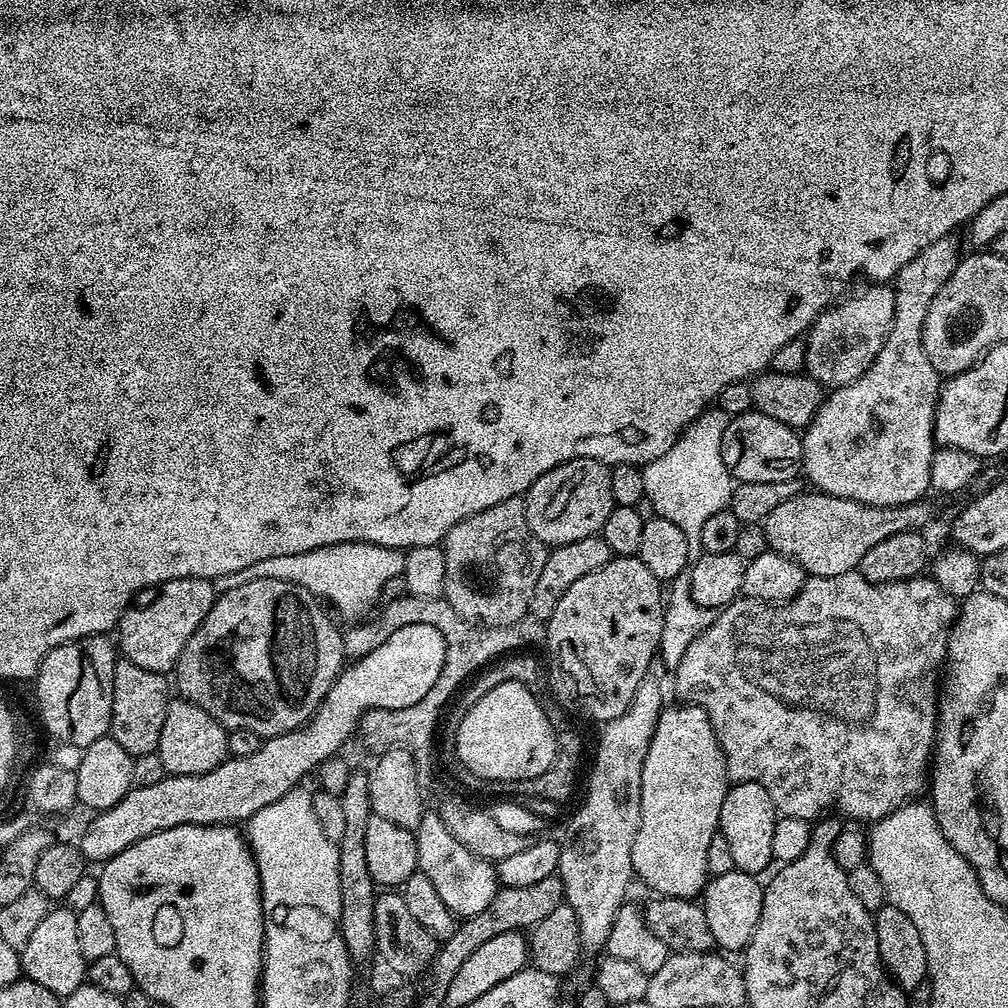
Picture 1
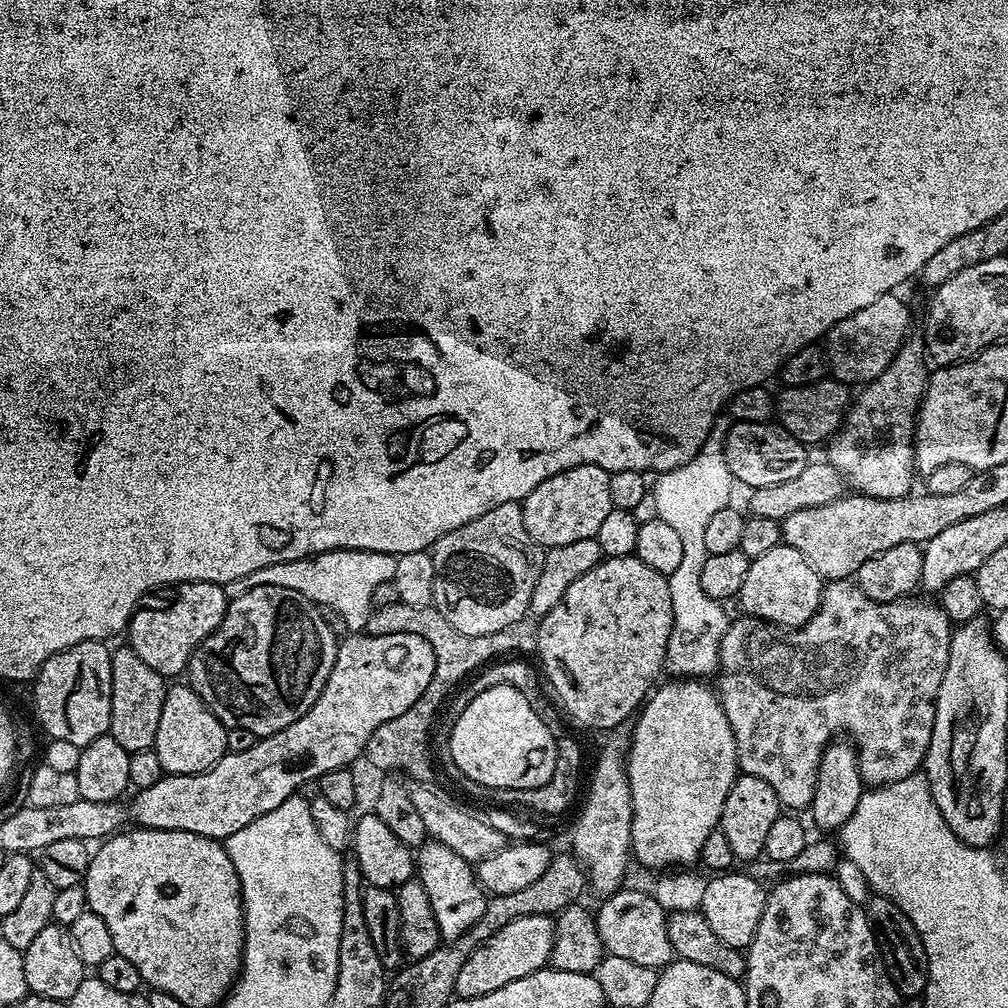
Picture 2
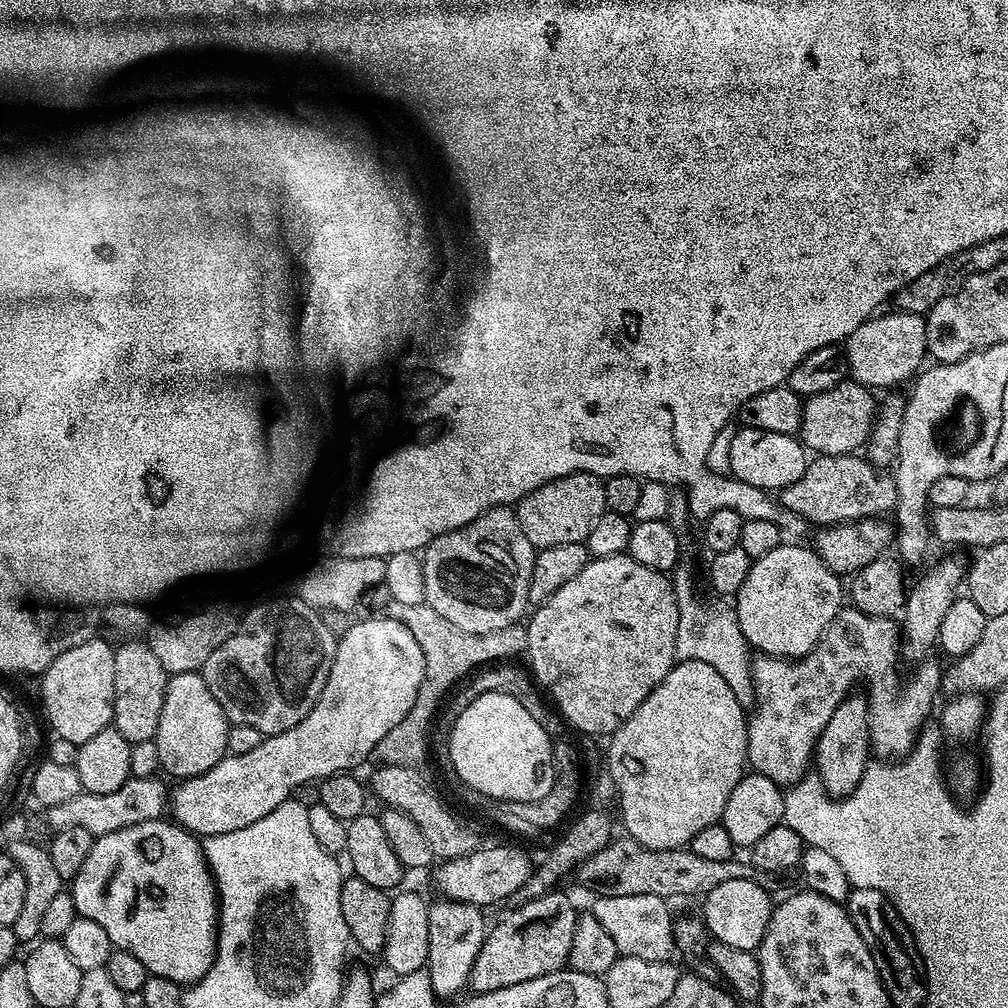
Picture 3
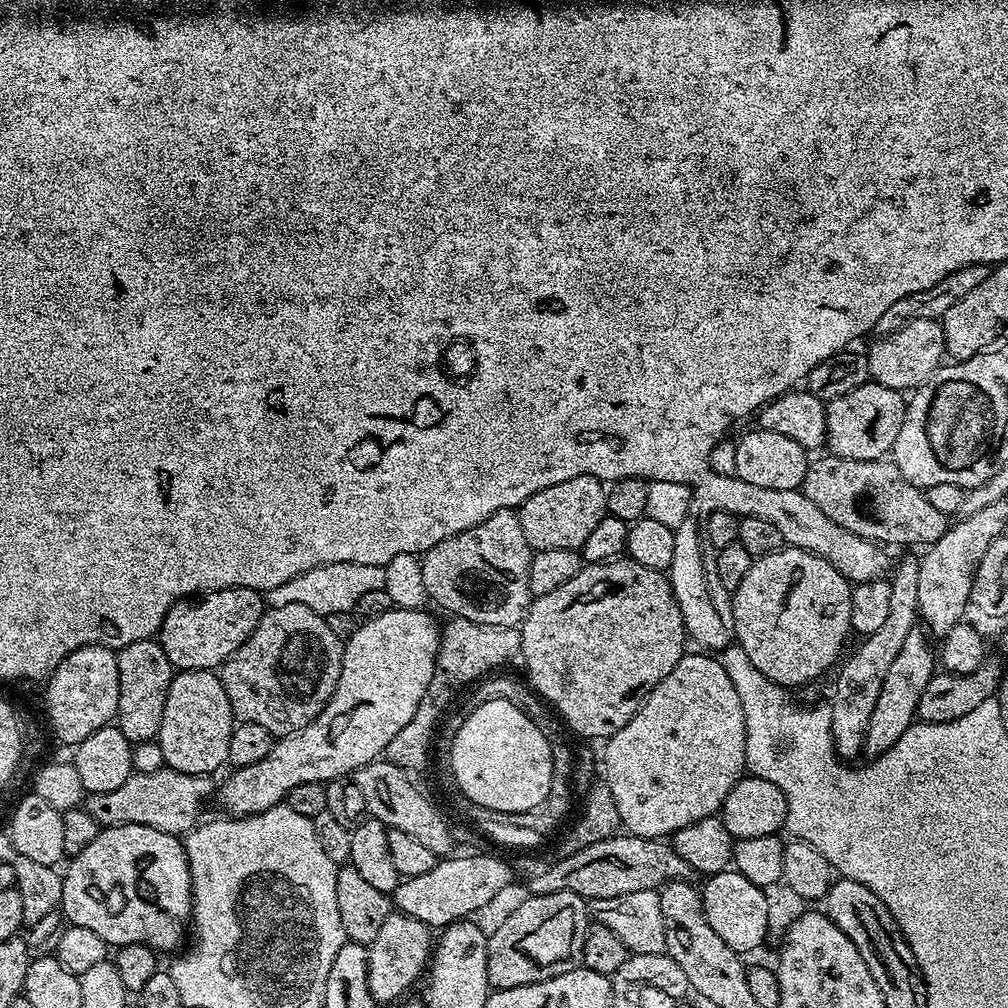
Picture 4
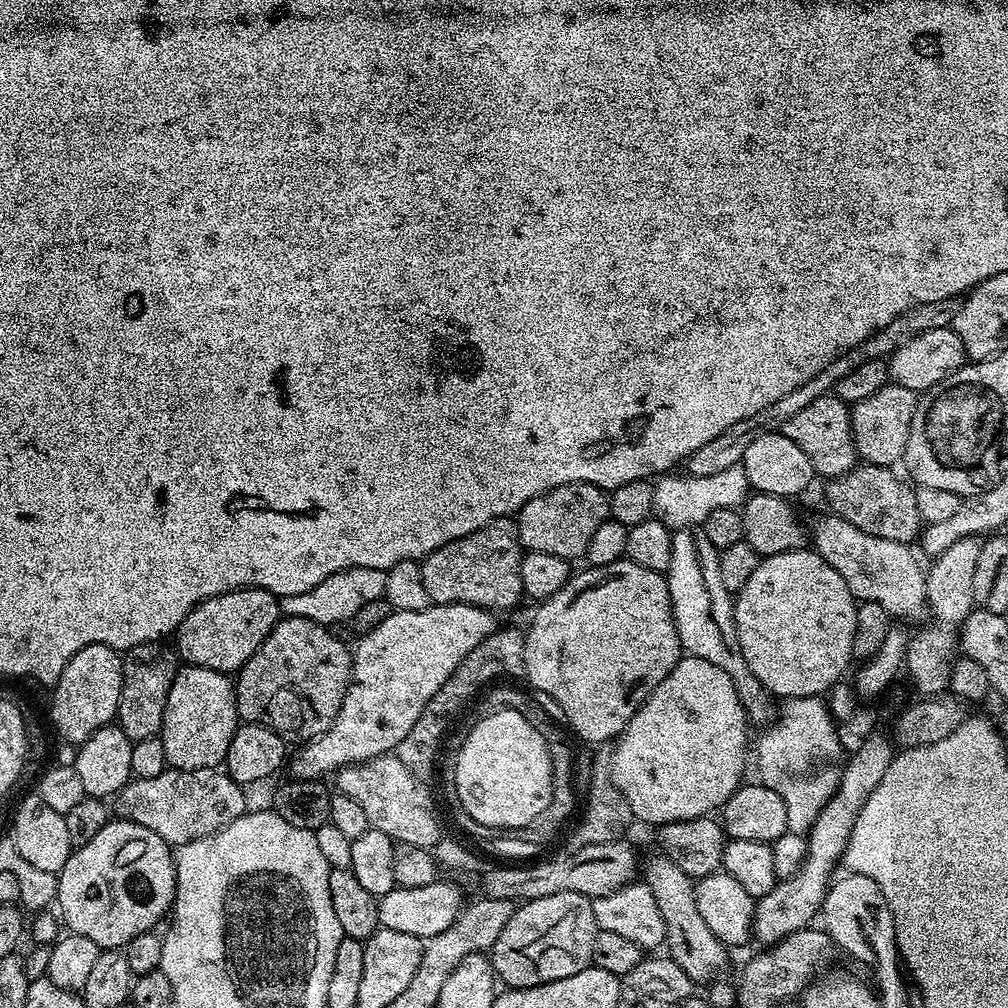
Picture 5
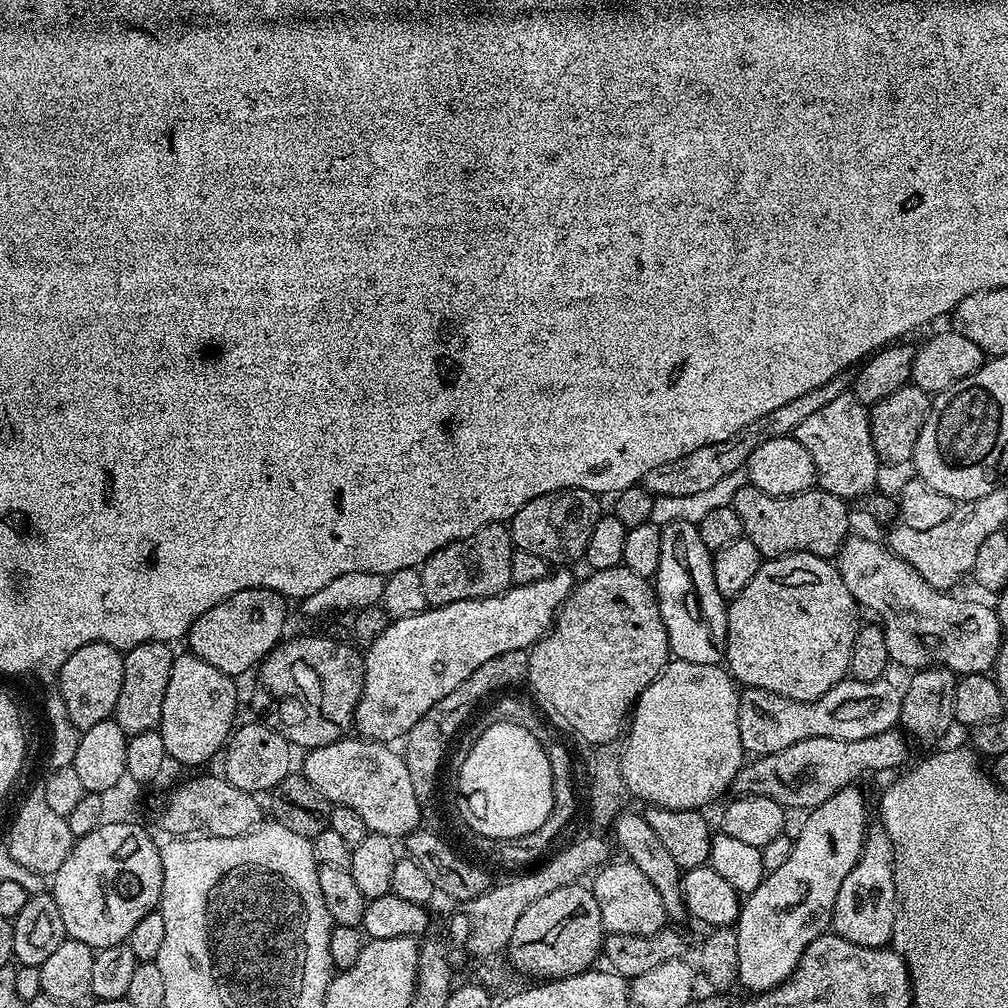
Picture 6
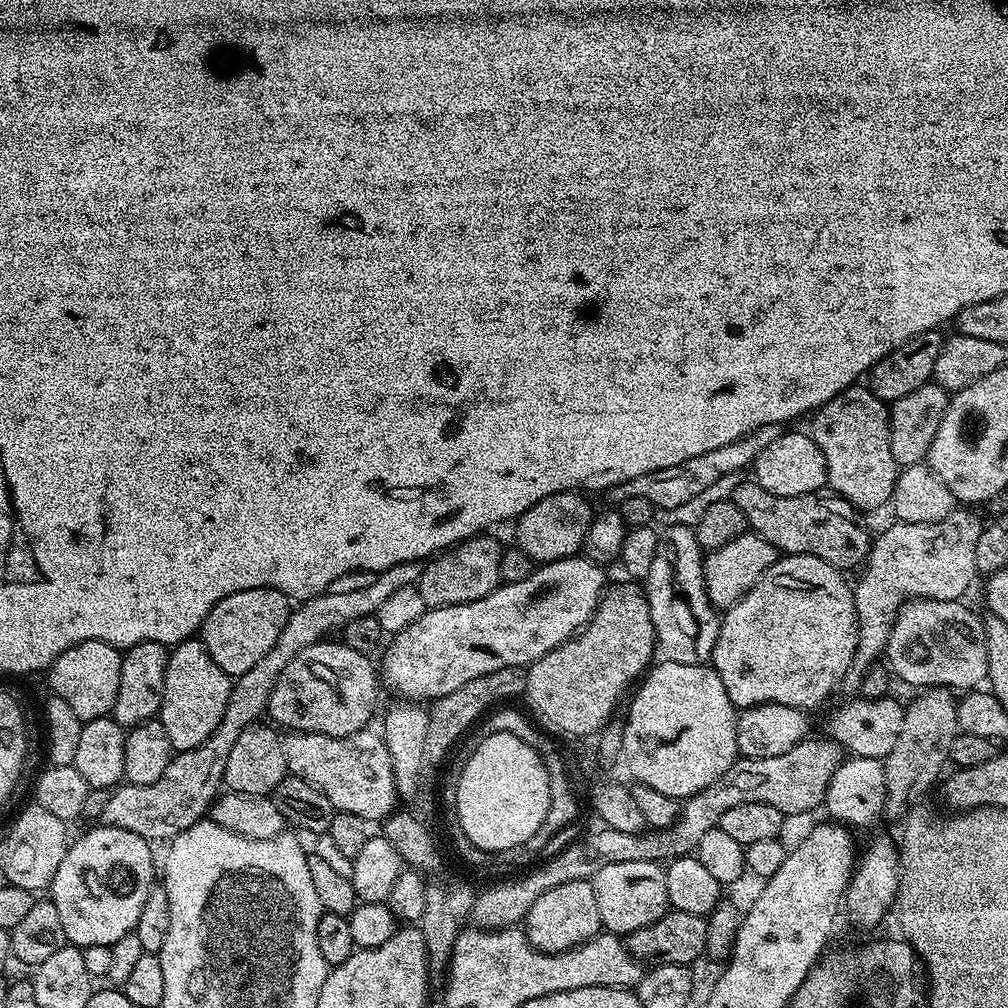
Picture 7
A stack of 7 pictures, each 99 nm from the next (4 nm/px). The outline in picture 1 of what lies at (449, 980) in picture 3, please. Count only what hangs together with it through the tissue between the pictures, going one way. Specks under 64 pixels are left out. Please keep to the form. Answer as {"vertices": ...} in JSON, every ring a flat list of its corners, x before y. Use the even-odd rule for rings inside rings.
{"vertices":[[436,810,425,811,415,834,418,846,416,867,422,874,426,874,426,878,430,878,430,886,438,890,438,898,442,898,453,916,467,918,486,910,498,887,496,864,466,850,466,846,462,846,462,842,458,842,458,838,446,830,446,822,442,822]]}

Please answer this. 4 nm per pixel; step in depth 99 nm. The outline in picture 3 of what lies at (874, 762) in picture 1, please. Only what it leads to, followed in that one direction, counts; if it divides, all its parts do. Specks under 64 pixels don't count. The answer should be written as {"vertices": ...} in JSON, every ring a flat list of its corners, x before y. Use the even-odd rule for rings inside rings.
{"vertices":[[851,606,841,607,834,622,825,630,824,637,798,660,760,654,752,662,754,707,748,721,748,764,781,786,797,784,809,771,814,760,816,743,826,730,826,722,840,703,853,691,855,684,864,683,868,697,868,714,872,721,871,747,880,758,906,756,916,745,920,729,929,723,932,703,941,695,942,668,933,662,924,662,904,685,900,685,900,672,896,663,902,660,902,632,895,619,887,616,867,616]]}

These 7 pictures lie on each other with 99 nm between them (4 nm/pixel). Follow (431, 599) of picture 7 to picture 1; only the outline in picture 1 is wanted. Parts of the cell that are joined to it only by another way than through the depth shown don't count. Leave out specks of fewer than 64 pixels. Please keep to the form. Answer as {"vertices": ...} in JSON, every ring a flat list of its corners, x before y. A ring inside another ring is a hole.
{"vertices":[[521,497,506,498,506,502,498,502,498,506,490,506,490,510,482,510,458,522,444,536,442,547,446,558,443,599,448,601,461,621,497,628,510,626,529,615,530,598,534,598,534,586,549,549,528,529]]}

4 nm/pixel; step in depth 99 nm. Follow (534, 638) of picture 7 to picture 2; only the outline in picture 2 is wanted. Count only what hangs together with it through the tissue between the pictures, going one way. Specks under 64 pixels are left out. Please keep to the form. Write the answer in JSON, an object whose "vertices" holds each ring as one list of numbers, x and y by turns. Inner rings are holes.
{"vertices":[[391,632,385,636,348,634,345,640,343,637,339,641,336,661,318,702,314,702,298,722,286,726,286,730,278,730,278,734,259,737,250,750,228,752,210,770,193,776,166,774,154,782,154,786,139,789,132,800,132,808,130,804,131,819,133,816,142,828,182,830,223,842,230,834,242,830,242,826,250,826,254,818,262,818,262,814,270,814,274,806,282,806,286,798,297,795,305,784,319,781,322,774,355,765,355,760,364,756,370,734,374,734,382,722,406,714,406,710,424,696,426,686,436,678,437,667,438,658,427,636,409,632]]}

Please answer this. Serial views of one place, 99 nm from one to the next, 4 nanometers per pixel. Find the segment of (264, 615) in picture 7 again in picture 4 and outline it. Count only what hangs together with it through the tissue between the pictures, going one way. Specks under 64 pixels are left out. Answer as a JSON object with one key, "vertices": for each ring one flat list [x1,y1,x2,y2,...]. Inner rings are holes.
{"vertices":[[223,588,176,603,162,622,158,639,176,670,216,670,250,638,266,610,266,600,253,588]]}

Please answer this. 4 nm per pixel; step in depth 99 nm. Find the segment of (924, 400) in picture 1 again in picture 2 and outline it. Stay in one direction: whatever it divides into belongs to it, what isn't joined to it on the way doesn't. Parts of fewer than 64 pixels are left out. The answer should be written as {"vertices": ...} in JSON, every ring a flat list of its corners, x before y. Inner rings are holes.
{"vertices":[[905,340,882,375,859,389,860,397,851,401,840,431,827,441,827,463,835,466,853,493,874,498,902,498,913,491,912,476,917,475,916,418,928,388,930,367,927,363,925,341]]}

